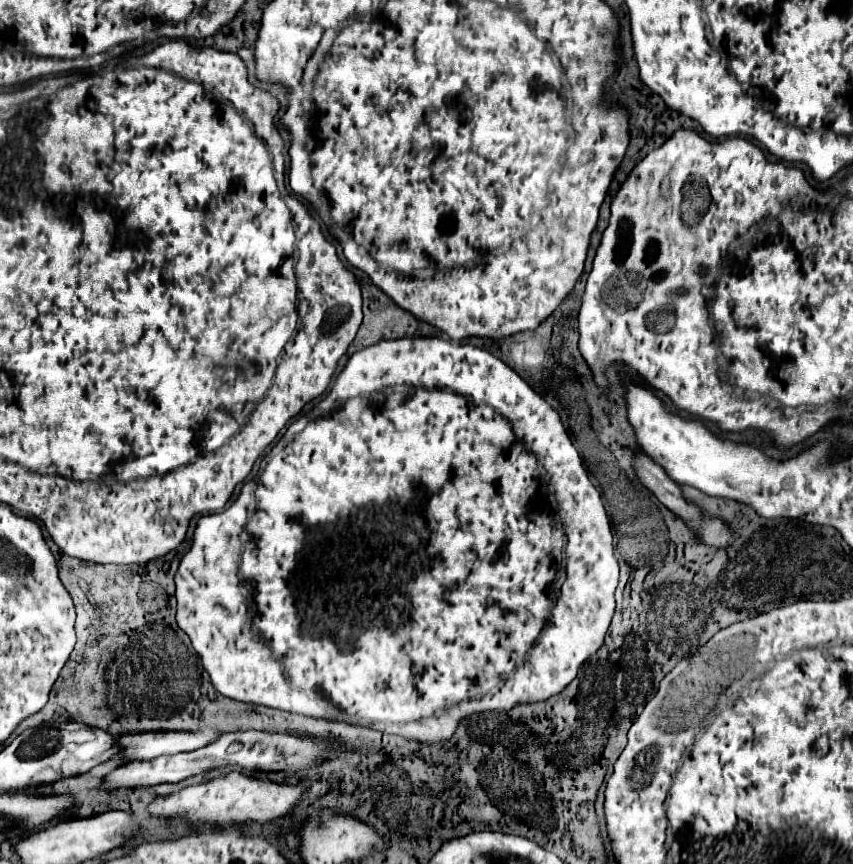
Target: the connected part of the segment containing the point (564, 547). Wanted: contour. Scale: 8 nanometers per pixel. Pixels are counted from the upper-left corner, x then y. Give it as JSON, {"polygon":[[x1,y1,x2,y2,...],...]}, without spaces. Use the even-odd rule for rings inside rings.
{"polygon":[[437,337,391,339,365,347,351,355,345,369,335,379,331,393,309,413,309,417,303,415,293,422,284,437,291,441,283,441,271,451,257,475,259,481,245,483,237,501,223,513,203,515,197,521,191,551,181,559,179,571,175,575,177,625,189,635,191,645,199,653,205,671,209,671,213,685,225,697,245,703,259,703,281,711,367,725,387,733,433,743,447,741,447,737,455,733,457,723,463,717,471,716,471,713,482,713,487,709,511,709,519,701,545,701,551,695,561,693,561,689,577,677,579,667,603,645,603,637,611,625,615,611,613,593,618,586,619,563,615,557,611,523,601,501,601,493,593,487,587,471,583,469,581,457,573,447,557,411,553,411,551,405,541,395,537,395,511,367,507,367,485,349,451,343],[337,401,347,403,337,409],[245,529,249,533,249,541,243,545,239,535],[563,553,567,559,565,581,555,591,553,583,559,567,557,563,561,563],[337,565,347,565,347,573,345,569,341,569,341,577,337,577],[317,595,321,595,321,613,317,613],[291,615,299,615,295,627,291,625],[299,633,301,637,305,637,305,645,309,645,309,649,303,647,303,653,301,643,297,643],[327,705,333,707,331,713,325,709]]}

